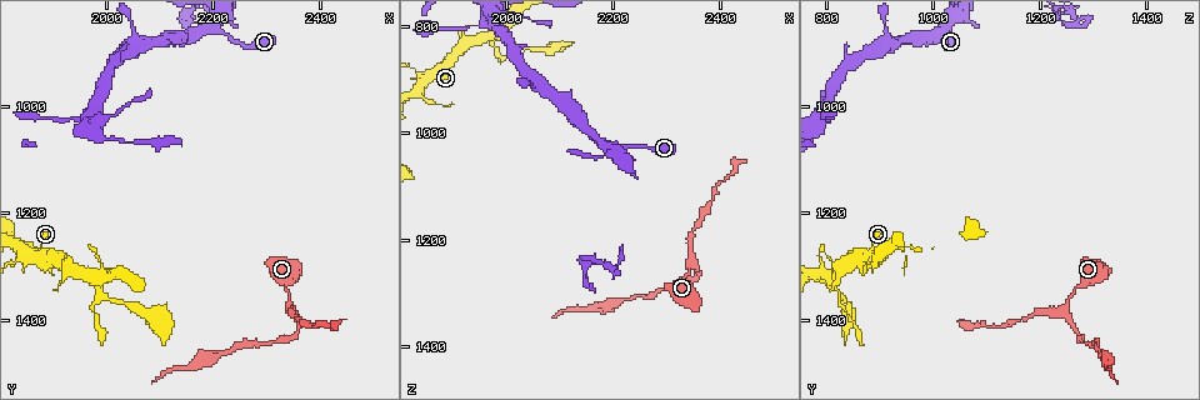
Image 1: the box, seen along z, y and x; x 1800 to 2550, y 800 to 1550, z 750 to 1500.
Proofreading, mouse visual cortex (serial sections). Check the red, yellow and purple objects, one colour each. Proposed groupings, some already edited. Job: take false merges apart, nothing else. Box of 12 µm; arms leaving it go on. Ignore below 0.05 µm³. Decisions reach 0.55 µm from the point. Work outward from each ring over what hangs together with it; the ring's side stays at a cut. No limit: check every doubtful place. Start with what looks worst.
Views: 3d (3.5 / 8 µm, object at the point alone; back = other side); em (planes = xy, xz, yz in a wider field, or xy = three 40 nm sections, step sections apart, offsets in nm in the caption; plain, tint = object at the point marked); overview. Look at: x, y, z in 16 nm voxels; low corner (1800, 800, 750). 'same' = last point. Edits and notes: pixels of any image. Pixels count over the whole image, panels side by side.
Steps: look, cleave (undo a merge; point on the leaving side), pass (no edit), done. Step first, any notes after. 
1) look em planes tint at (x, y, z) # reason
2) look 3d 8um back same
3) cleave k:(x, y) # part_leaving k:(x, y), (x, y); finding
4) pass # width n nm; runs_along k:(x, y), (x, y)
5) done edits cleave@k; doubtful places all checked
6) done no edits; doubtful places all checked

look 3d 8um at (2015, 1360, 835) # thin neck

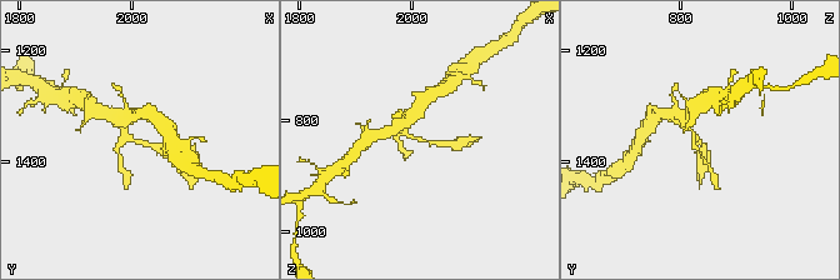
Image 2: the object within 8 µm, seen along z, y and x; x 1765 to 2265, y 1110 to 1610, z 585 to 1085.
look em xy step 1 tint at (2020, 1365, 830) # need the tissue

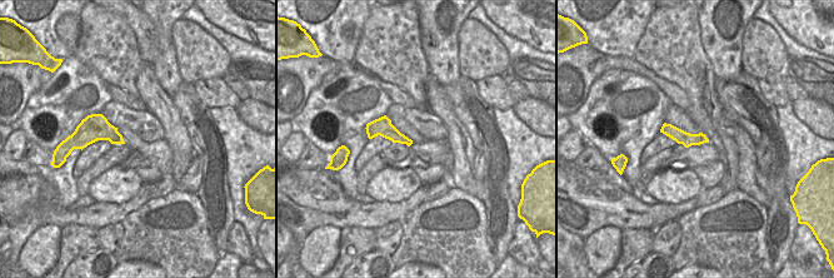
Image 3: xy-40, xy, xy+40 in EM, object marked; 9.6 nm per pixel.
pass # one cell here

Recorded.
look 3d 3.5um at (2345, 1375, 1245) # branch point

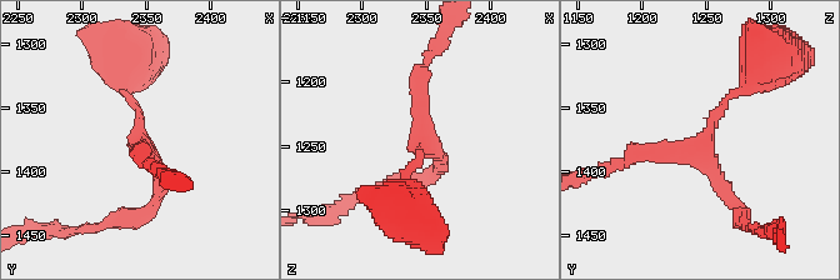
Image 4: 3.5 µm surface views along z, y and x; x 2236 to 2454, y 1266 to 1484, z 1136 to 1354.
look em planes tint at (2346, 1380, 1250)

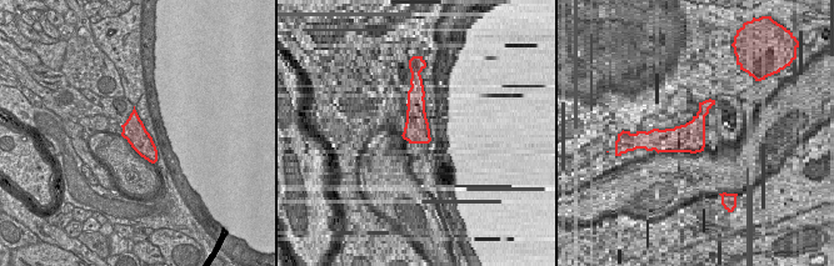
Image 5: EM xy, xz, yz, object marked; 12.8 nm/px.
pass # runs_along 4:(120, 81), (161, 174), (150, 208); continuous, no second cell

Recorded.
look 3d 3.5um at (2360, 1425, 1270) # thin neck

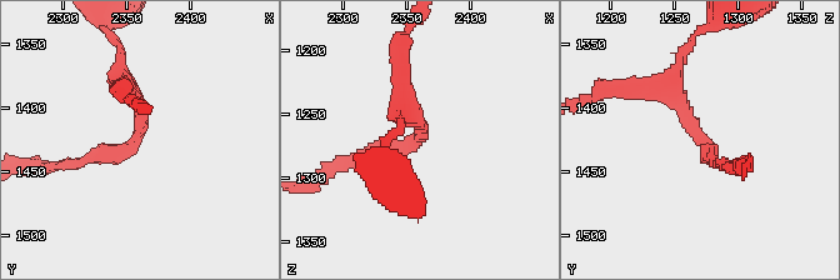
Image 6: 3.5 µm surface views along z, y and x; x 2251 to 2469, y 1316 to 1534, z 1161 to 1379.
look em xy step 1 tint at (2360, 1424, 1272) # arm_widths 150, 250 nm; now the EM

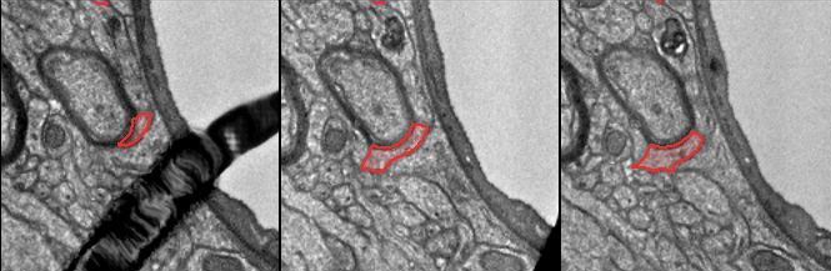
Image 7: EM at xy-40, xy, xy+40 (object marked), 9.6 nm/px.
pass # runs_along 7:(424, 128), (401, 149), (370, 159); one cell here

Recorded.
done no edits; doubtful places all checked

